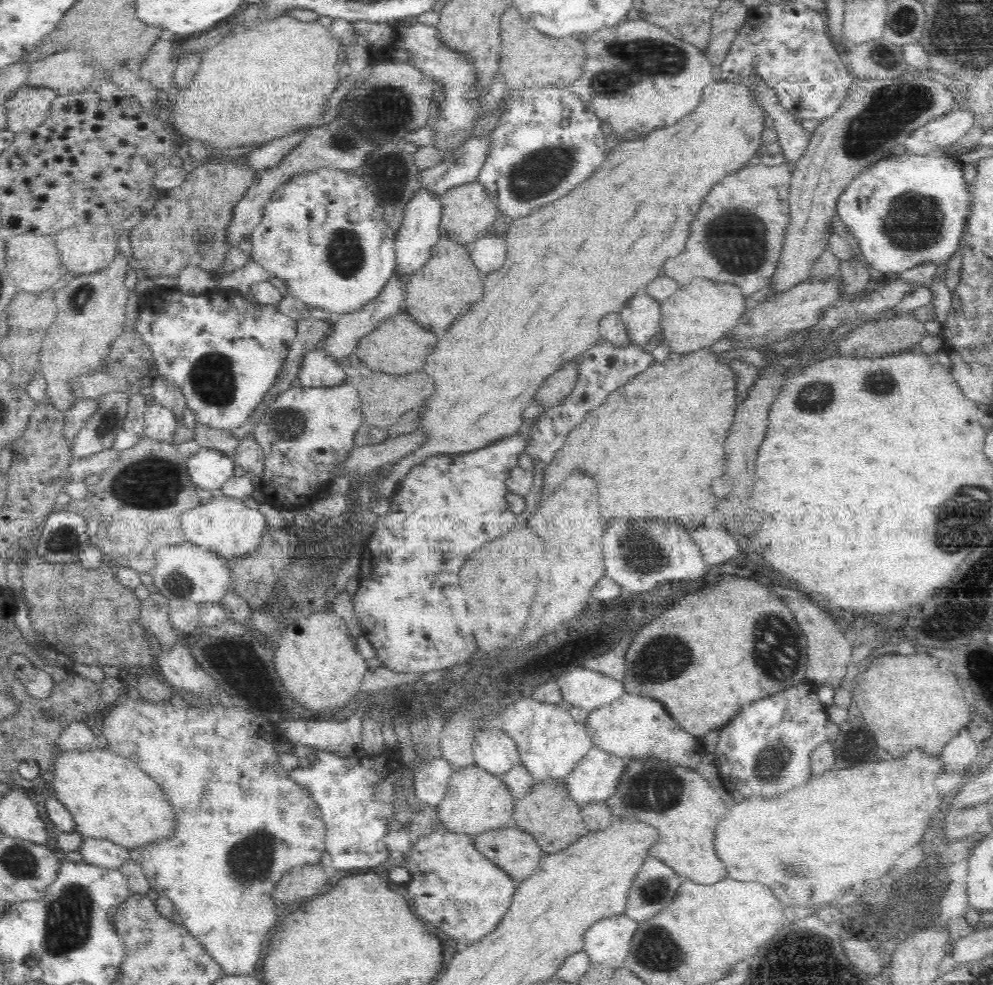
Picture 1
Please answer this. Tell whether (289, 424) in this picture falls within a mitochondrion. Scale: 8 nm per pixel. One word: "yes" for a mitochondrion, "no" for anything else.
yes

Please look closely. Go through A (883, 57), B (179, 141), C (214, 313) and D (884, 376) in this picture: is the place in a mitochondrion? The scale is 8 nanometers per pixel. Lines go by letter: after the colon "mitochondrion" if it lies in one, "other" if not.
A: mitochondrion
B: other
C: other
D: mitochondrion

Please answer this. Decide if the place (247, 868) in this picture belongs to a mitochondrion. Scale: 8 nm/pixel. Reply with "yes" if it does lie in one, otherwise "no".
yes

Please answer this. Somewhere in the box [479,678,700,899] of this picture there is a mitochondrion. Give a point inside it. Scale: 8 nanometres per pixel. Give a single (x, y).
(654, 789)

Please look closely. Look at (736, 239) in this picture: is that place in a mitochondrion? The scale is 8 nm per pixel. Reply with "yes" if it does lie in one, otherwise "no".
yes

